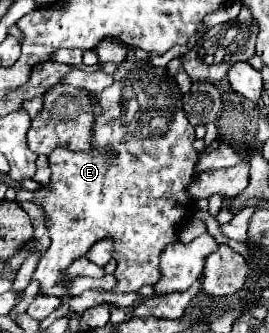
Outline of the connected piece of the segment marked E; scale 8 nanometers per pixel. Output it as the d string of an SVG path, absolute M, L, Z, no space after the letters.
M121 61L113 73L113 85L91 95L101 105L101 115L93 123L93 151L65 151L63 147L51 151L51 193L31 199L45 211L45 225L51 237L51 247L39 259L33 279L41 283L41 289L49 289L57 283L59 271L83 257L97 241L113 239L111 257L117 261L117 285L111 291L131 293L143 285L155 285L161 279L159 257L169 243L177 241L179 229L193 213L193 199L187 187L193 181L193 169L199 157L193 149L195 129L185 117L181 107L183 95L167 67L155 67L147 61Z

